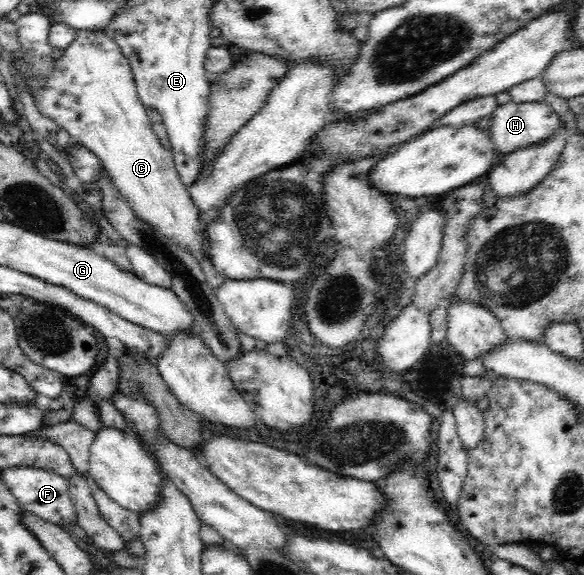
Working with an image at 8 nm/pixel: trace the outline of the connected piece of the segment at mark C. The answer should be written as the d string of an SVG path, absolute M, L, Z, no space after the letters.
M100 29L77 30L77 36L64 54L56 59L56 71L45 81L44 87L32 94L32 101L42 116L66 129L72 140L77 140L100 158L114 188L120 192L122 200L130 206L136 218L164 236L164 239L192 254L198 264L203 257L208 258L205 231L207 224L201 221L188 192L189 188L180 179L172 153L164 148L154 133L145 112L146 107L136 95L136 84L128 60L122 56L118 44L111 37Z

